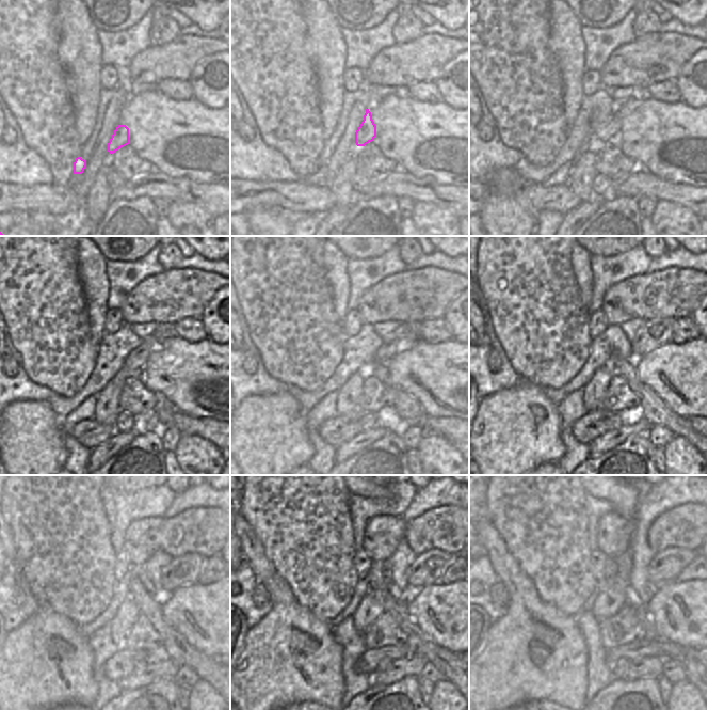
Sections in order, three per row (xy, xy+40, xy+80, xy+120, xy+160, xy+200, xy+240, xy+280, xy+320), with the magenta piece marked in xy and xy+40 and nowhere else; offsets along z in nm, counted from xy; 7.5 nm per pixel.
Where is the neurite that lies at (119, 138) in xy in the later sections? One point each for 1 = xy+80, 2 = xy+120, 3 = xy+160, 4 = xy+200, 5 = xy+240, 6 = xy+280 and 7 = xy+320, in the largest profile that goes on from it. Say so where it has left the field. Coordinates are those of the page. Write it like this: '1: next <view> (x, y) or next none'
1: next xy+80 (609, 128)
2: next xy+120 (133, 365)
3: next xy+160 (406, 334)
4: next xy+200 (656, 332)
5: next xy+240 (184, 570)
6: next xy+280 (427, 568)
7: next xy+320 (665, 566)

